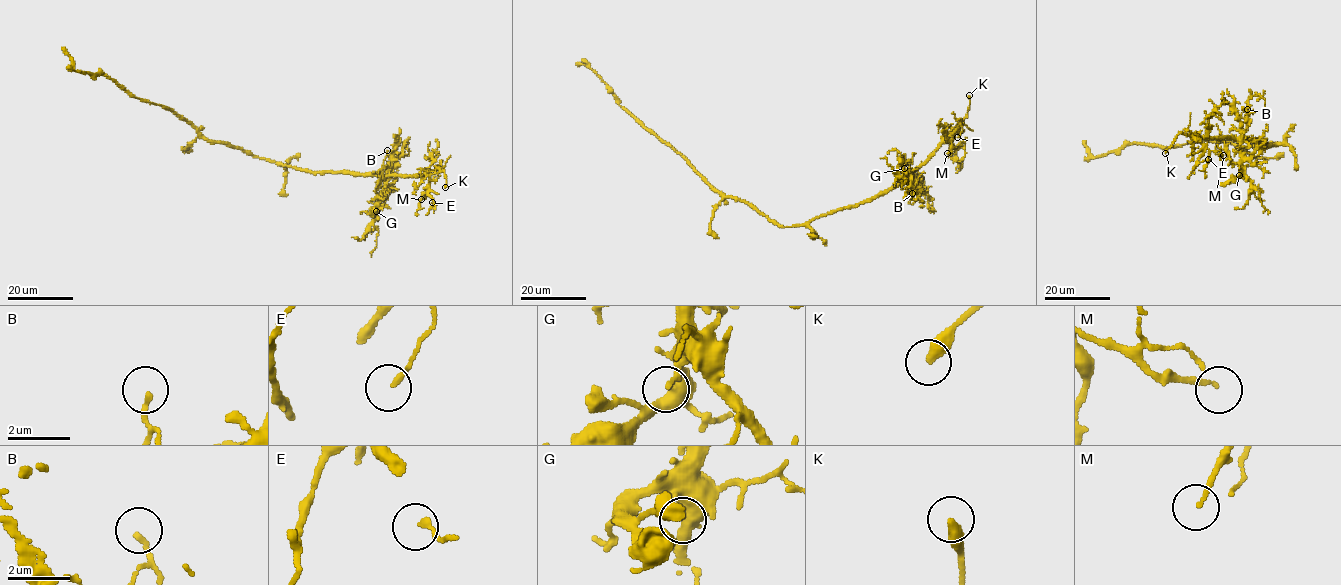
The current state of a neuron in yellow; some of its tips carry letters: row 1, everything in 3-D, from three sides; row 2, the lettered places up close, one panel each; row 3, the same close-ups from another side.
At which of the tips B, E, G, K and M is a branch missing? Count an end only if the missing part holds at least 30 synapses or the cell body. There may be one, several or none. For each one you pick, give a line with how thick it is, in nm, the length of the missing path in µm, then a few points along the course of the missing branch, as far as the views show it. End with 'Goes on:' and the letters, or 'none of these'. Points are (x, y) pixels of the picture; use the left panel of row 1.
K: 360 nm thick; about 15 µm are missing; missing branch runs (445, 187), (442, 197), (445, 200), (474, 189)
Goes on: K

